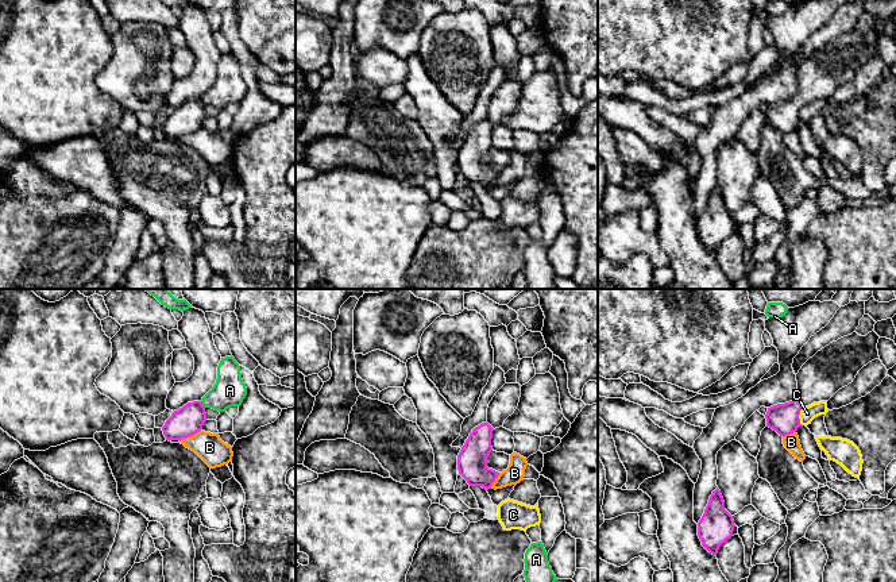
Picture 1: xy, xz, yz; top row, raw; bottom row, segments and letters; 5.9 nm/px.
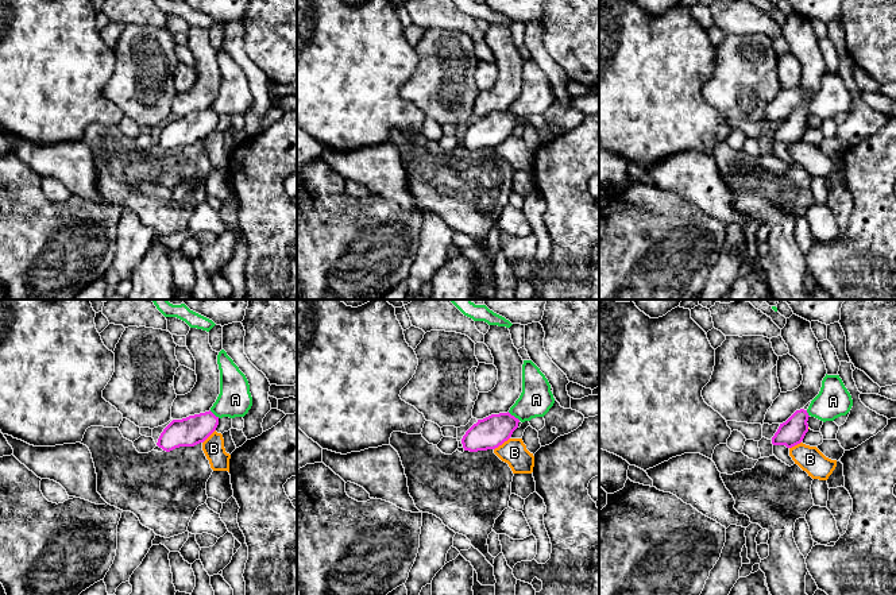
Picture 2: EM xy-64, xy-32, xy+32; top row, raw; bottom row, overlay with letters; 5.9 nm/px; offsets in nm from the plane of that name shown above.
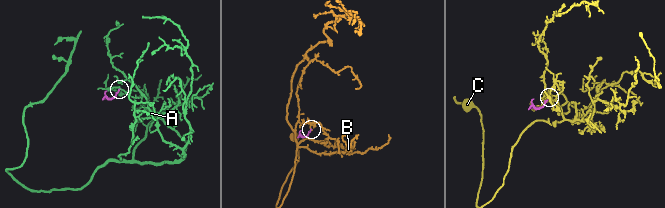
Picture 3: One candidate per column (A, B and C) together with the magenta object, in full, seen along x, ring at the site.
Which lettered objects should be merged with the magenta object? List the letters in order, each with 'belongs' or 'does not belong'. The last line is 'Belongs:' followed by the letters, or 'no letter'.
A: does not belong
B: does not belong
C: does not belong
Belongs: no letter

